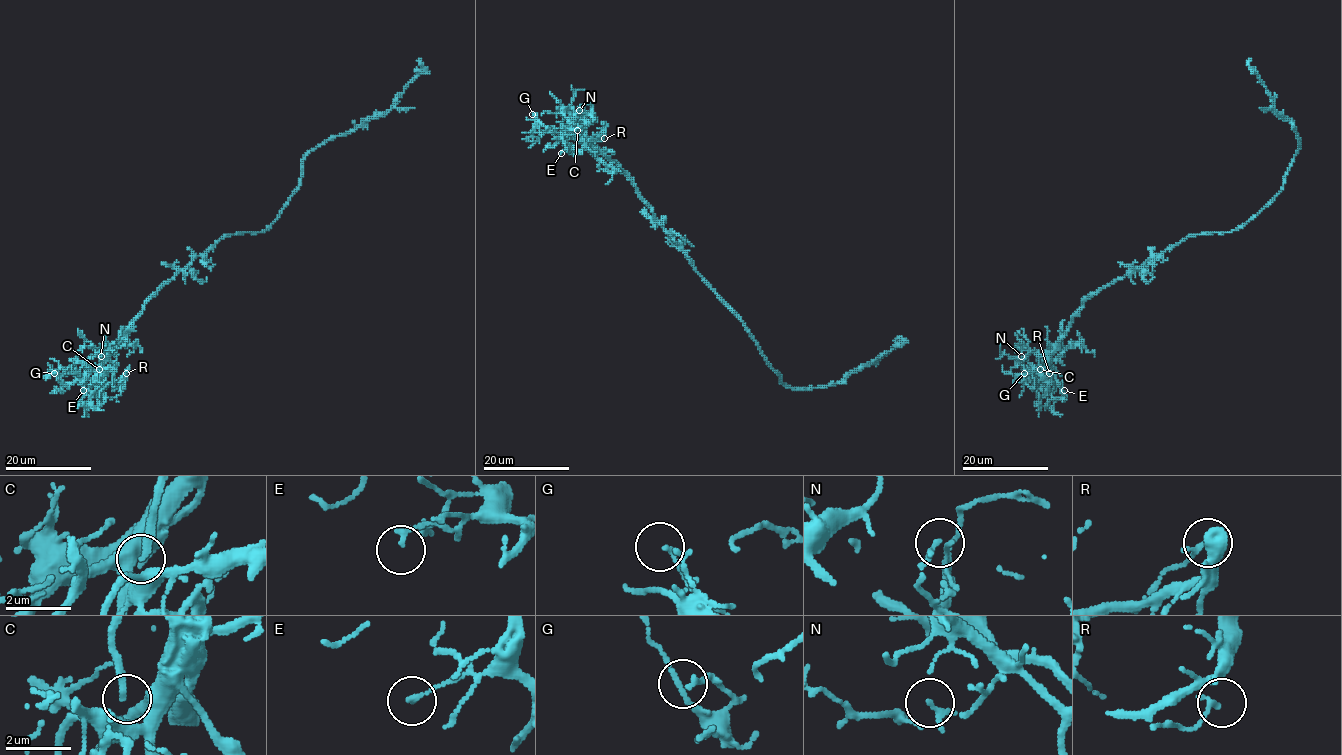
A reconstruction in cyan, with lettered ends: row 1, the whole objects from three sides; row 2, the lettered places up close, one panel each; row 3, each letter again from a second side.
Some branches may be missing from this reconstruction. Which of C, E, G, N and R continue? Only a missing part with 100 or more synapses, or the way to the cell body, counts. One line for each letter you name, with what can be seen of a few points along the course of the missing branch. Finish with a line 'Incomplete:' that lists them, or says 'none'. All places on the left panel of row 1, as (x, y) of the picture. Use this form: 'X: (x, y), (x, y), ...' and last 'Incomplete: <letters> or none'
C: (99, 369), (80, 398), (70, 409), (57, 411), (59, 427), (57, 394), (65, 405), (70, 425)
Incomplete: C

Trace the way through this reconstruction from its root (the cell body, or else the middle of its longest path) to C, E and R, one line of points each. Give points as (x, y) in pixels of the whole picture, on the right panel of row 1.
C: (1198, 234), (1170, 246), (1159, 255), (1154, 255), (1093, 293), (1069, 323), (1068, 331), (1039, 358), (1040, 369)
E: (1198, 234), (1170, 246), (1084, 301), (1048, 367), (1064, 390)
R: (1198, 234), (1170, 246), (1093, 293), (1069, 323), (1067, 333), (1043, 370), (1048, 384), (1052, 377), (1049, 373)

